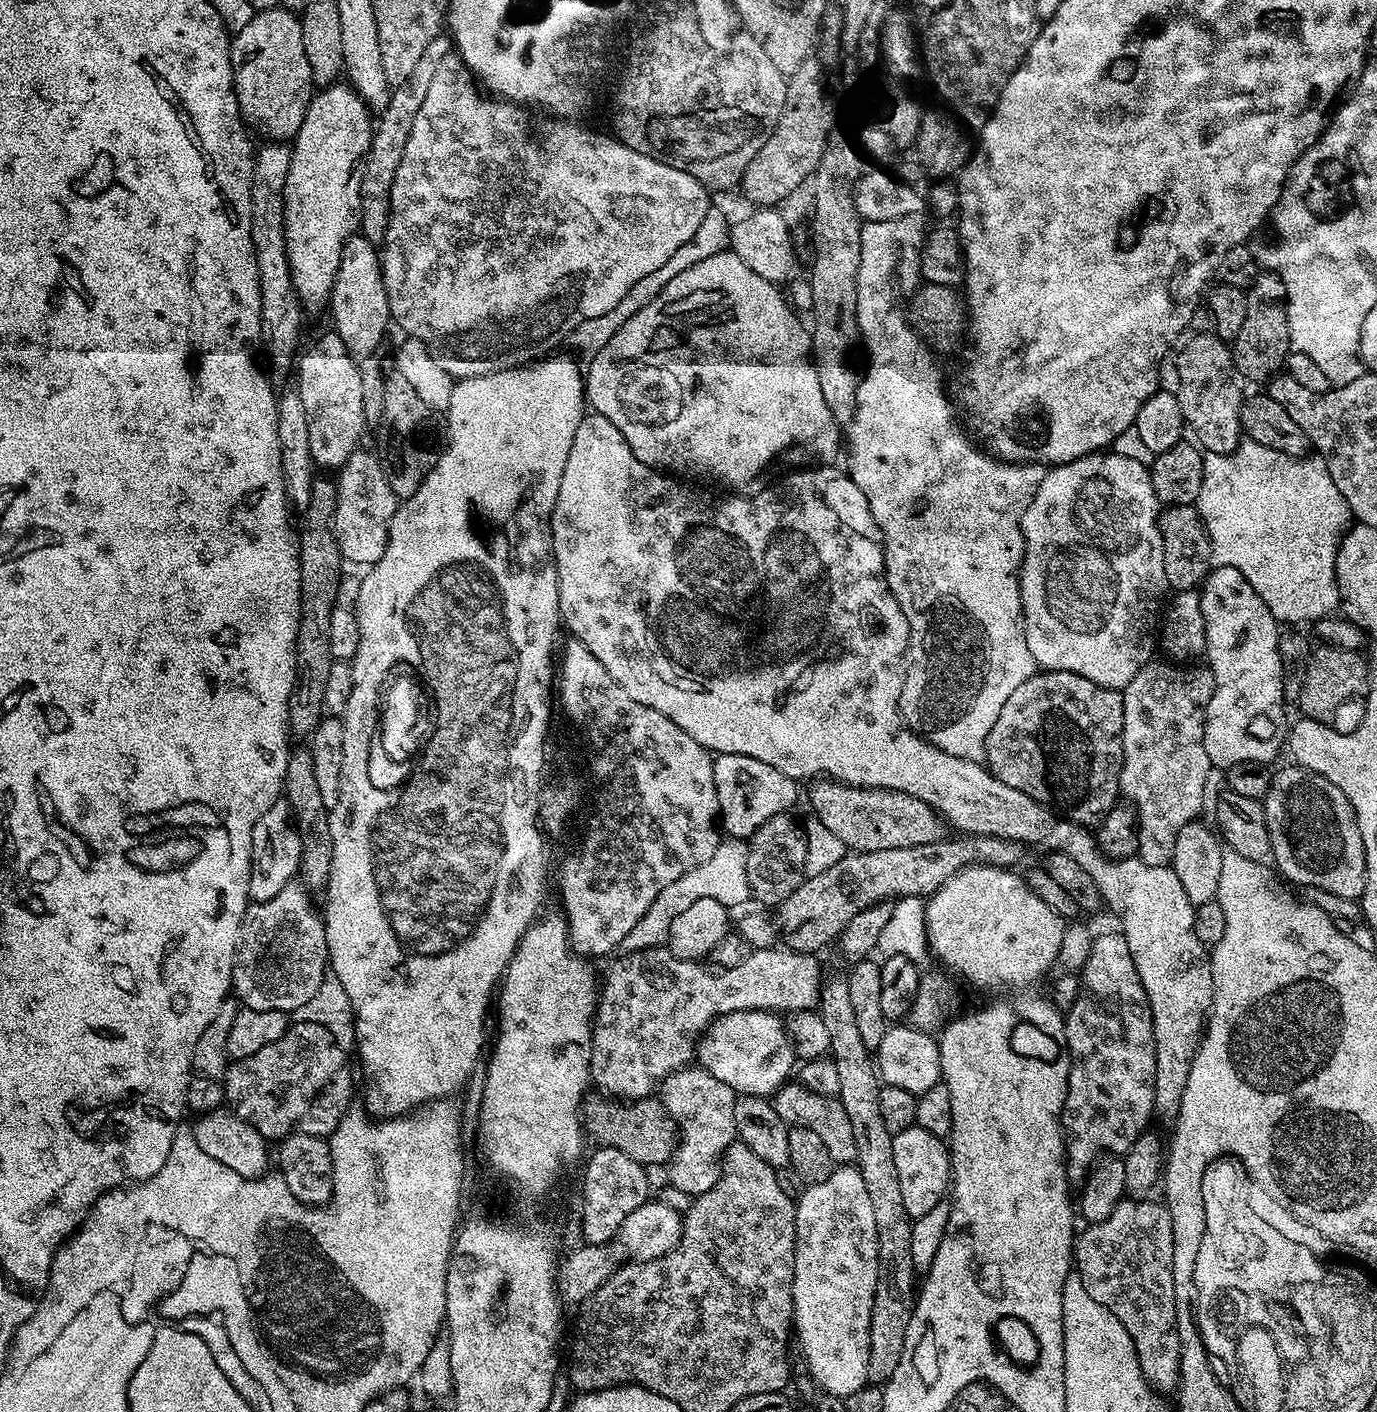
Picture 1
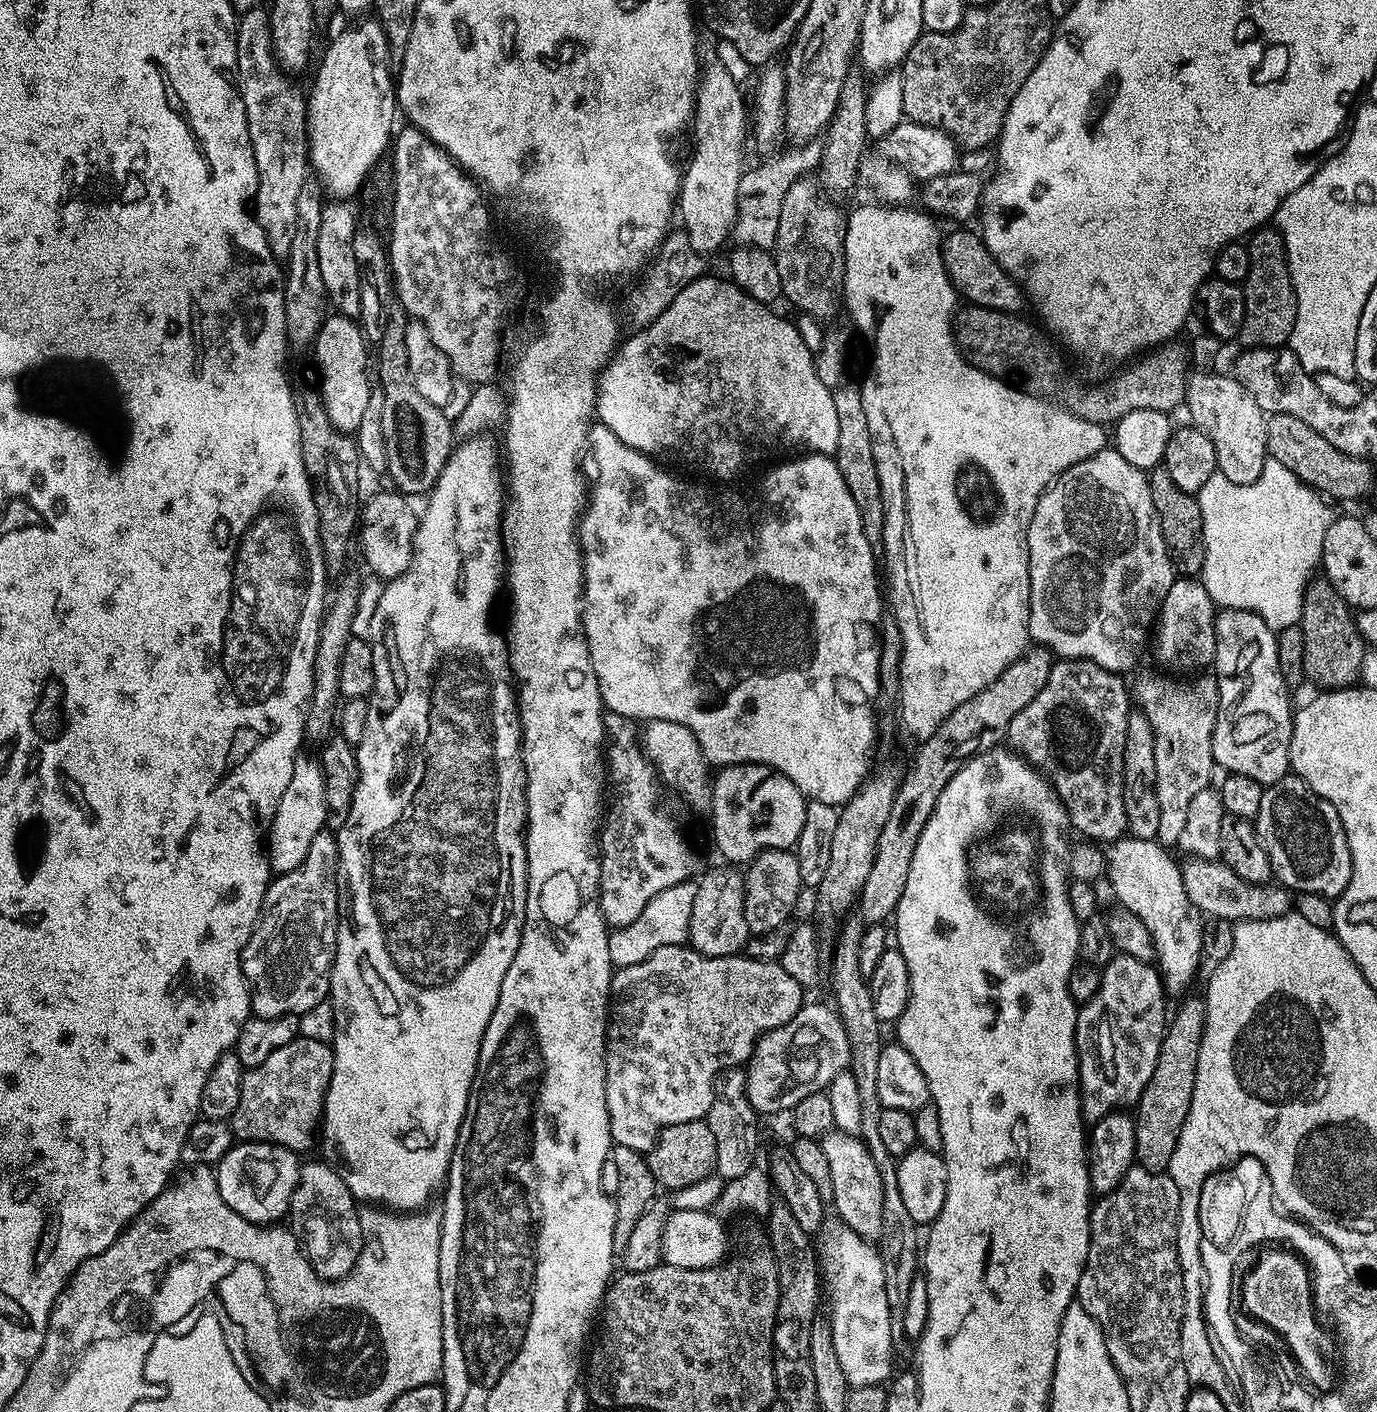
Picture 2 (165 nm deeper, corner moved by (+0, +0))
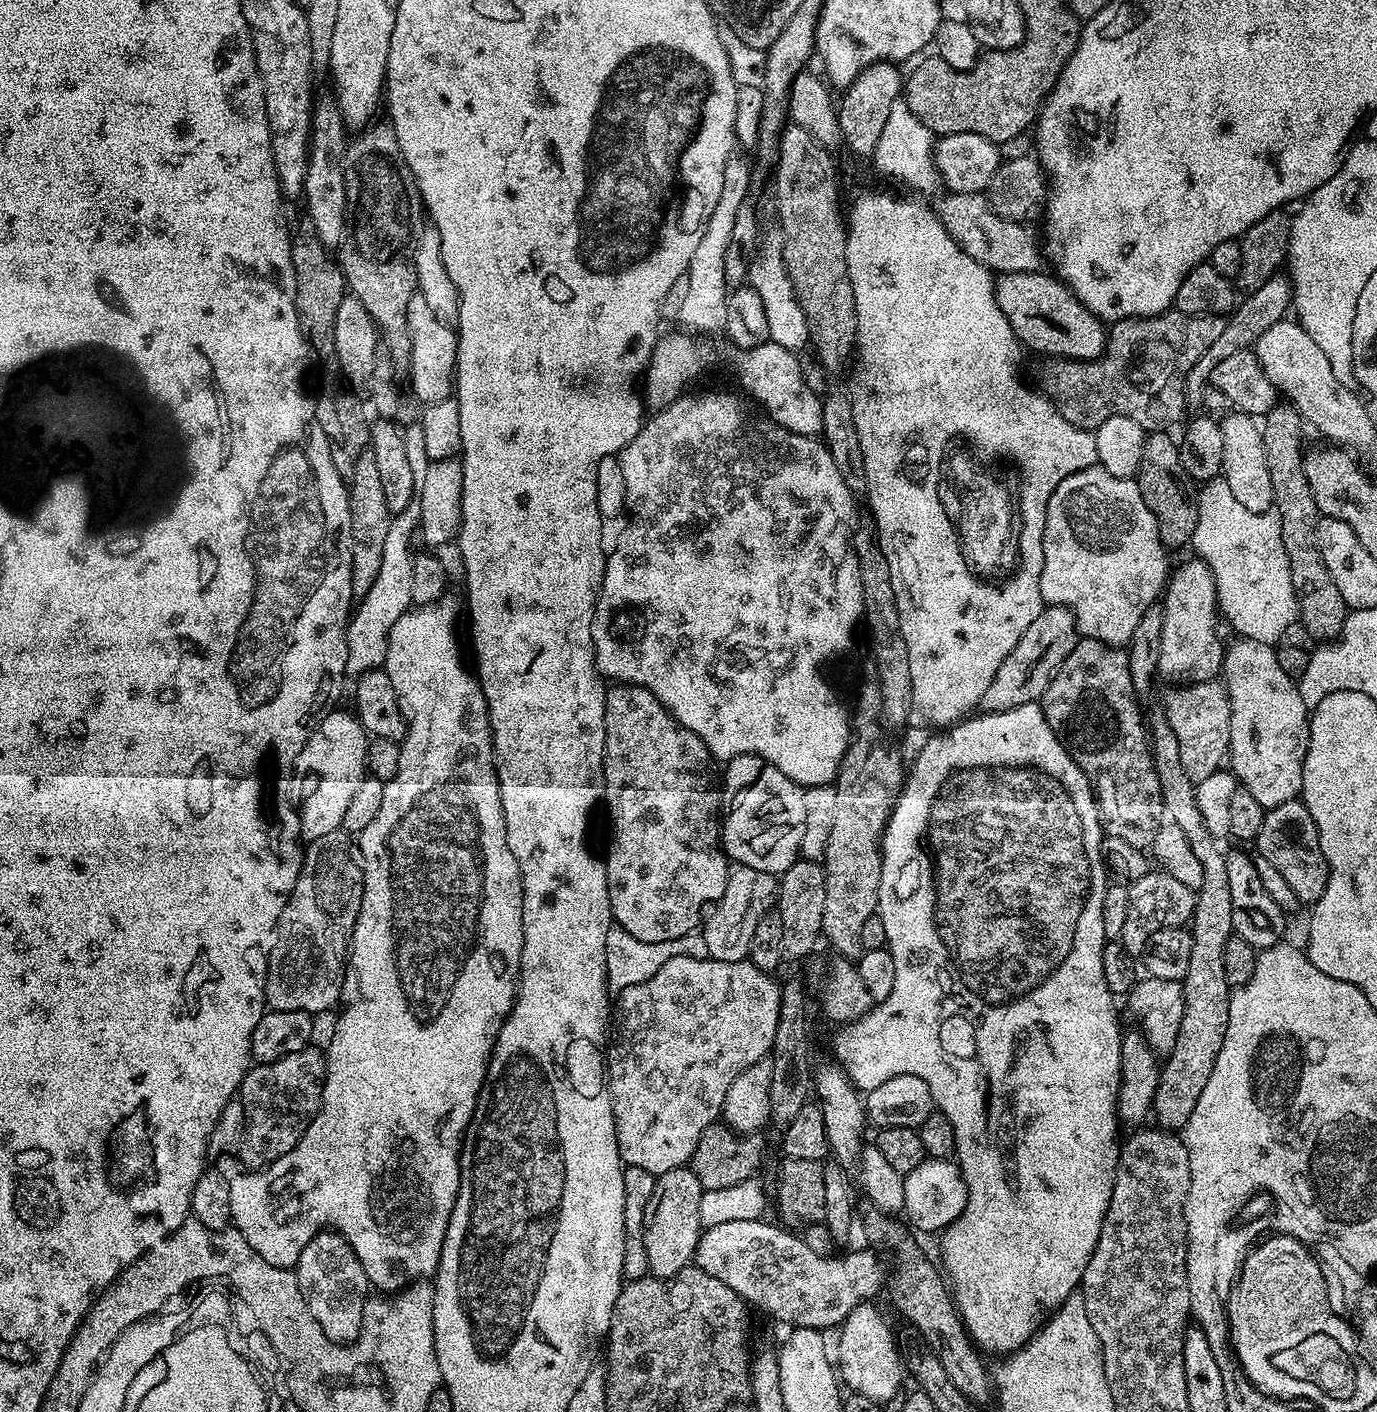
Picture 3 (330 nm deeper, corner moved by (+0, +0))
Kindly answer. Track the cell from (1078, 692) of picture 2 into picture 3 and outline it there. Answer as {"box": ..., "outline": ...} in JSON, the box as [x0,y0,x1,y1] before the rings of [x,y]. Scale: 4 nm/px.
{"box":[1038,639,1166,849],"outline":[[[1077,639],[1074,650],[1070,650],[1070,658],[1062,662],[1038,703],[1044,711],[1050,730],[1054,730],[1054,734],[1064,743],[1065,750],[1072,755],[1076,765],[1088,775],[1105,833],[1122,838],[1122,842],[1130,842],[1130,846],[1151,849],[1154,836],[1165,823],[1166,813],[1160,793],[1160,779],[1152,765],[1146,716],[1143,711],[1140,713],[1141,701],[1130,678],[1127,651],[1123,647],[1101,640]]]}

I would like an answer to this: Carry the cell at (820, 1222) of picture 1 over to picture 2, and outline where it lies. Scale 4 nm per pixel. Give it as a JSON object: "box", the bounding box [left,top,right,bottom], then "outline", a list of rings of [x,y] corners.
{"box":[818,1218,892,1388],"outline":[[[828,1218],[818,1233],[818,1259],[822,1284],[826,1289],[826,1308],[829,1308],[827,1317],[834,1334],[834,1350],[841,1362],[842,1374],[846,1374],[853,1388],[884,1384],[892,1372],[892,1308],[888,1305],[891,1303],[886,1294],[886,1274],[882,1274],[879,1251],[869,1241],[854,1234],[854,1230],[850,1230],[850,1226],[839,1218]]]}

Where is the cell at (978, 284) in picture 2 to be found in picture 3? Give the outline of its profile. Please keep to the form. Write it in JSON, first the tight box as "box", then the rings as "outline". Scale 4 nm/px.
{"box":[995,272,1108,360],"outline":[[[1002,272],[995,277],[996,301],[1006,314],[1014,334],[1020,339],[1025,349],[1033,348],[1041,352],[1044,358],[1059,358],[1061,360],[1097,360],[1104,352],[1108,342],[1105,321],[1098,319],[1084,303],[1068,289],[1067,284],[1055,275],[1021,274],[1019,272]]]}

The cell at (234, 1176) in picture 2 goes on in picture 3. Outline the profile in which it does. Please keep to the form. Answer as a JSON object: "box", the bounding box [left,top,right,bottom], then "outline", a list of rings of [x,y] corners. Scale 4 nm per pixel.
{"box":[228,598,524,1294],"outline":[[[441,598],[434,604],[413,606],[400,615],[398,622],[394,622],[394,626],[388,635],[386,658],[384,659],[382,667],[384,671],[387,672],[390,682],[394,682],[394,690],[396,691],[398,702],[400,703],[400,713],[404,715],[404,719],[408,722],[408,733],[406,733],[403,740],[399,741],[400,753],[398,754],[398,768],[394,774],[394,778],[384,781],[382,806],[378,809],[378,814],[374,817],[374,822],[370,822],[370,826],[366,826],[366,830],[362,830],[358,833],[360,853],[364,859],[362,906],[358,910],[358,922],[352,931],[350,951],[346,957],[347,967],[345,967],[344,970],[342,1007],[339,1009],[336,1017],[334,1038],[330,1041],[330,1046],[326,1050],[328,1071],[324,1073],[324,1089],[322,1090],[322,1098],[320,1099],[320,1109],[316,1117],[310,1122],[306,1134],[298,1142],[298,1146],[294,1146],[294,1150],[282,1154],[282,1158],[278,1158],[273,1164],[267,1164],[265,1168],[241,1171],[241,1176],[232,1176],[228,1184],[230,1186],[231,1227],[235,1229],[235,1231],[240,1232],[242,1238],[246,1238],[246,1242],[250,1242],[250,1250],[254,1250],[254,1254],[258,1254],[258,1258],[270,1262],[270,1266],[278,1266],[279,1268],[292,1270],[295,1269],[298,1258],[302,1254],[302,1250],[306,1244],[310,1242],[310,1238],[314,1238],[319,1232],[325,1230],[339,1232],[341,1236],[345,1236],[345,1238],[348,1239],[348,1244],[354,1250],[358,1262],[364,1267],[369,1285],[371,1285],[373,1289],[379,1290],[381,1293],[391,1294],[399,1292],[401,1288],[408,1287],[410,1282],[420,1282],[425,1278],[435,1277],[436,1268],[440,1265],[442,1242],[446,1238],[446,1226],[450,1222],[450,1214],[454,1210],[454,1202],[458,1194],[458,1186],[460,1185],[460,1145],[464,1143],[464,1132],[468,1129],[468,1124],[472,1121],[476,1103],[480,1097],[480,1092],[484,1088],[484,1079],[488,1073],[488,1060],[492,1056],[492,1048],[496,1044],[496,1039],[502,1030],[505,1018],[510,1014],[512,1003],[516,1001],[516,983],[520,981],[520,959],[522,958],[522,946],[524,945],[524,935],[522,934],[522,898],[524,897],[524,887],[522,886],[522,878],[518,870],[518,862],[506,842],[506,818],[502,814],[502,794],[500,793],[498,778],[496,777],[496,761],[492,751],[492,728],[488,725],[488,703],[484,700],[484,692],[480,689],[477,677],[473,675],[469,669],[468,673],[467,670],[460,665],[460,652],[456,649],[455,638],[452,637],[452,604],[448,601],[448,598]]]}

